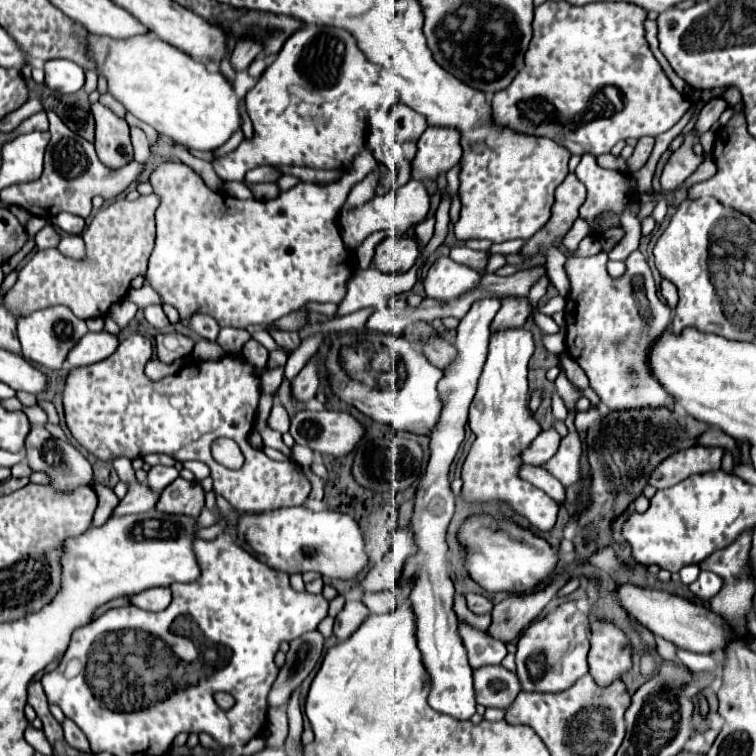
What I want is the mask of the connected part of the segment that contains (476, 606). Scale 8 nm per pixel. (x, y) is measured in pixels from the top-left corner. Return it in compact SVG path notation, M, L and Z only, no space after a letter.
M468 593L468 595L466 595L466 601L468 601L468 609L470 609L472 613L476 613L476 615L491 612L494 606L492 601L488 601L486 597L474 595L474 593Z

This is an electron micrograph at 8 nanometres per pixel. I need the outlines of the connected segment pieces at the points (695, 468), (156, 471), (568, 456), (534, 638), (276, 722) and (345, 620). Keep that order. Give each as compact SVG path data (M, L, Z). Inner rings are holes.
M688 447L686 451L676 451L674 455L666 457L652 473L646 485L652 485L656 489L666 489L672 487L686 477L694 473L706 473L706 471L716 471L720 469L724 449L720 447Z
M152 467L148 471L148 479L146 479L146 485L154 491L154 493L160 493L166 485L170 485L174 479L178 477L178 469L176 467Z
M574 411L568 413L566 417L566 427L568 427L568 437L562 439L560 451L544 465L564 487L576 485L580 481L580 457L582 457L582 443L578 439L578 433L574 429Z
M568 601L556 607L556 611L548 613L542 619L536 619L518 641L516 651L516 673L522 681L524 691L566 691L572 687L582 675L588 673L588 651L590 651L590 621L588 615L582 613L576 605L576 601ZM542 653L546 669L542 673L542 665L538 669L528 669L530 657Z
M272 707L268 713L268 723L272 723L272 735L266 739L268 747L280 747L284 745L284 739L288 735L288 715L286 707Z
M348 599L344 609L338 613L336 625L334 625L334 635L338 637L338 641L348 639L358 629L358 625L366 619L366 615L368 615L368 609L362 601Z

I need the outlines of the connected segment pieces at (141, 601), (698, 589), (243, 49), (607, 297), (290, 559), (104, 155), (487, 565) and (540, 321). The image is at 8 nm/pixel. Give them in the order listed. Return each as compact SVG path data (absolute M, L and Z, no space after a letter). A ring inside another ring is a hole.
M156 587L156 589L146 589L138 595L130 595L128 601L130 605L136 605L146 611L162 611L170 605L170 597L172 593L168 587Z
M702 571L700 577L690 585L690 591L692 591L696 597L714 597L714 595L718 595L718 591L720 591L722 587L724 587L722 577L714 575L714 573Z
M238 39L236 47L234 47L234 53L230 57L230 63L236 71L240 71L240 69L246 69L254 61L254 57L260 55L260 53L262 53L262 45L258 41Z
M640 251L630 253L628 269L620 279L608 275L606 261L606 255L598 253L586 259L572 257L564 265L572 285L566 301L566 353L584 369L590 387L610 411L642 407L670 407L670 411L676 411L676 403L662 383L654 375L646 375L646 367L642 367L650 345L670 329L672 311L658 299L652 271Z
M286 507L262 515L242 515L238 533L256 555L264 557L266 565L288 575L316 571L330 579L354 579L370 561L358 521L330 509L312 511L308 507Z
M92 103L92 115L96 121L96 151L102 163L112 169L130 163L132 145L128 135L128 123L102 103Z
M494 517L468 519L460 527L460 541L468 547L466 569L470 577L490 593L528 593L552 577L558 563L556 549L552 549L540 535Z
M536 313L536 315L532 315L534 317L534 321L536 321L536 325L544 331L544 333L558 333L560 331L560 327L556 325L556 321L550 317L550 315L544 315L544 313Z

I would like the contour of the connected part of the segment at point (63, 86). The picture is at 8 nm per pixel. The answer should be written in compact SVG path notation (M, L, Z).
M70 59L46 61L46 85L52 91L76 93L84 85L84 69Z

